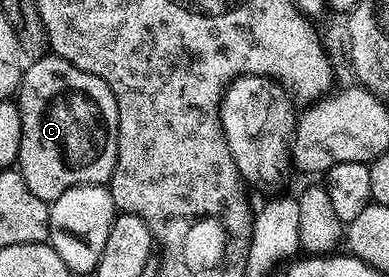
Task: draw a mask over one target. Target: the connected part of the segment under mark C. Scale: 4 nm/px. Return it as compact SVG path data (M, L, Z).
M49 54L23 69L18 103L22 114L18 171L38 198L51 202L79 184L111 181L118 146L118 104L102 78Z

